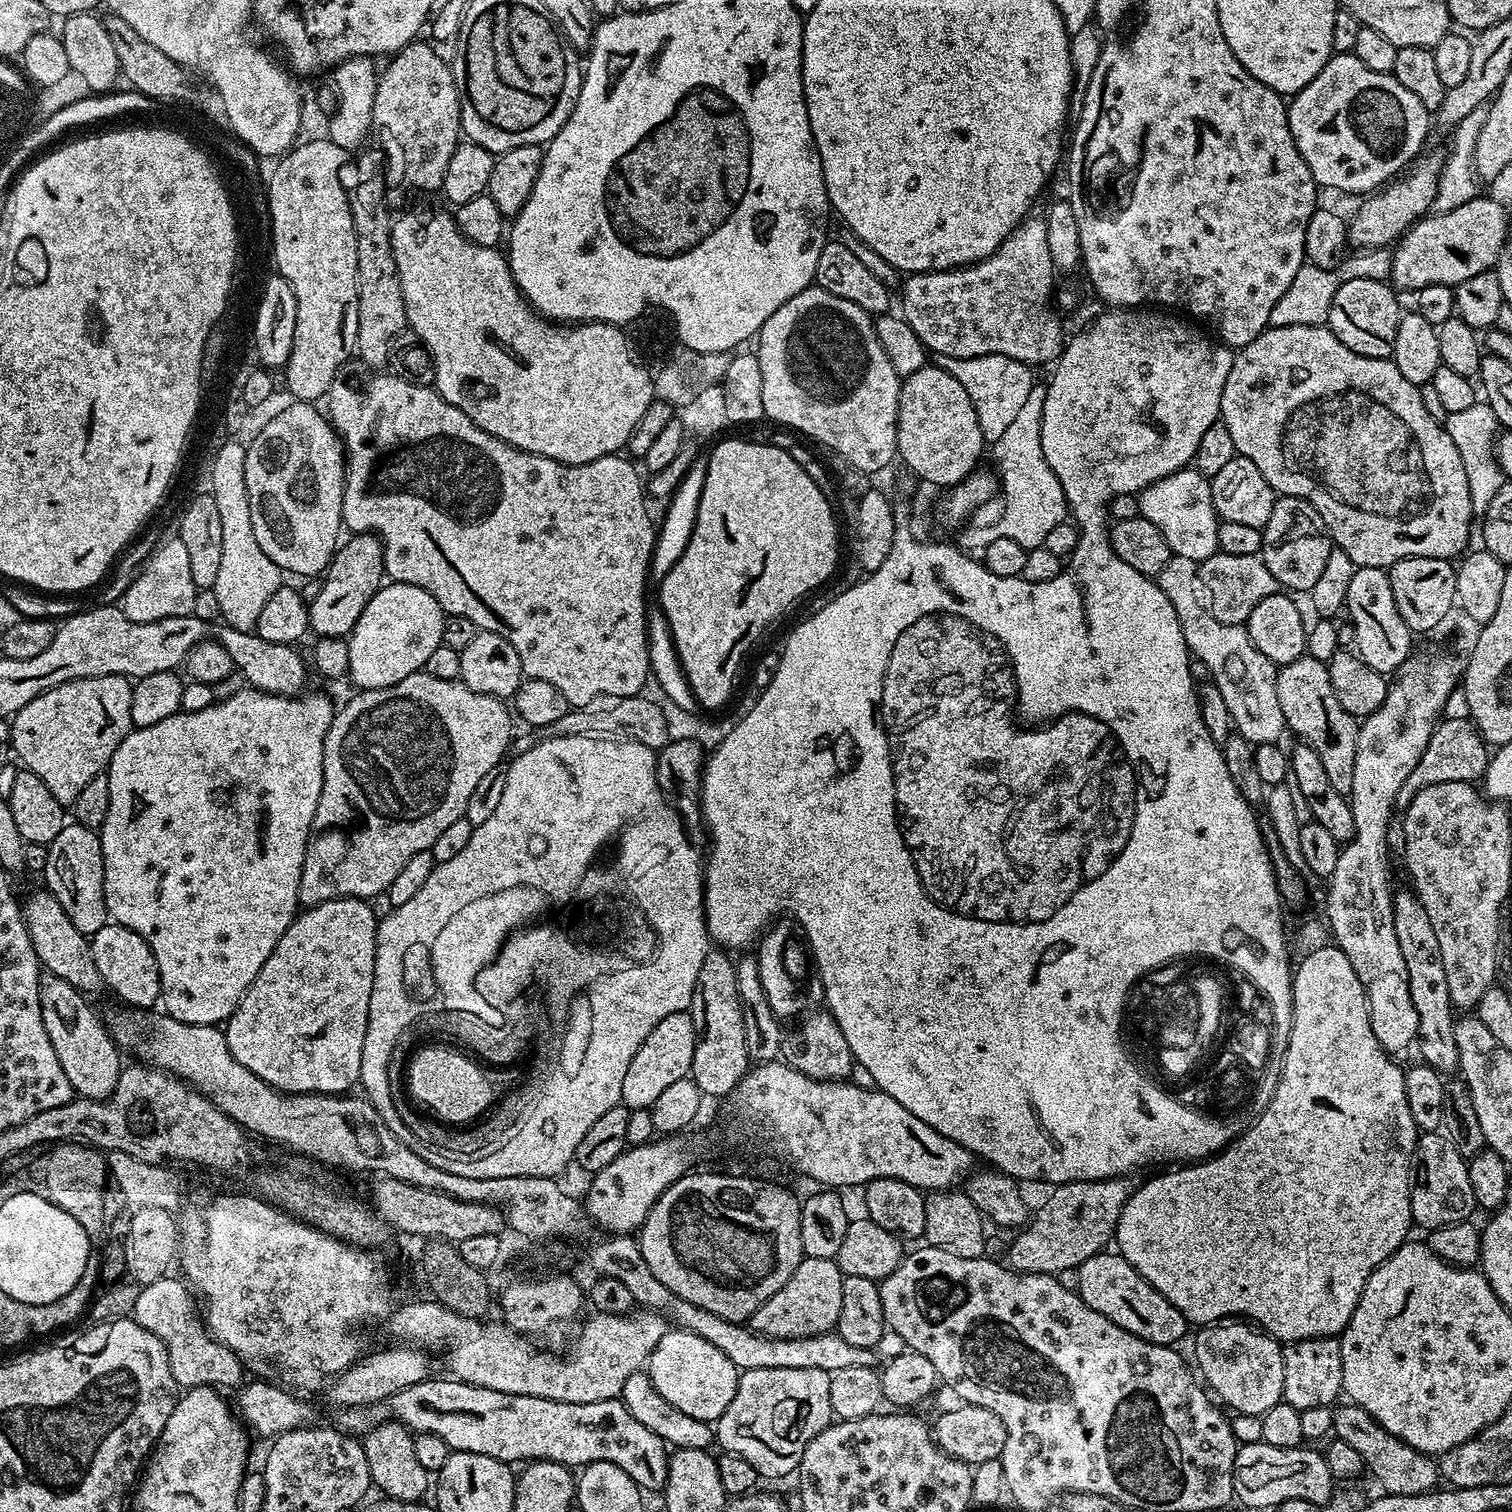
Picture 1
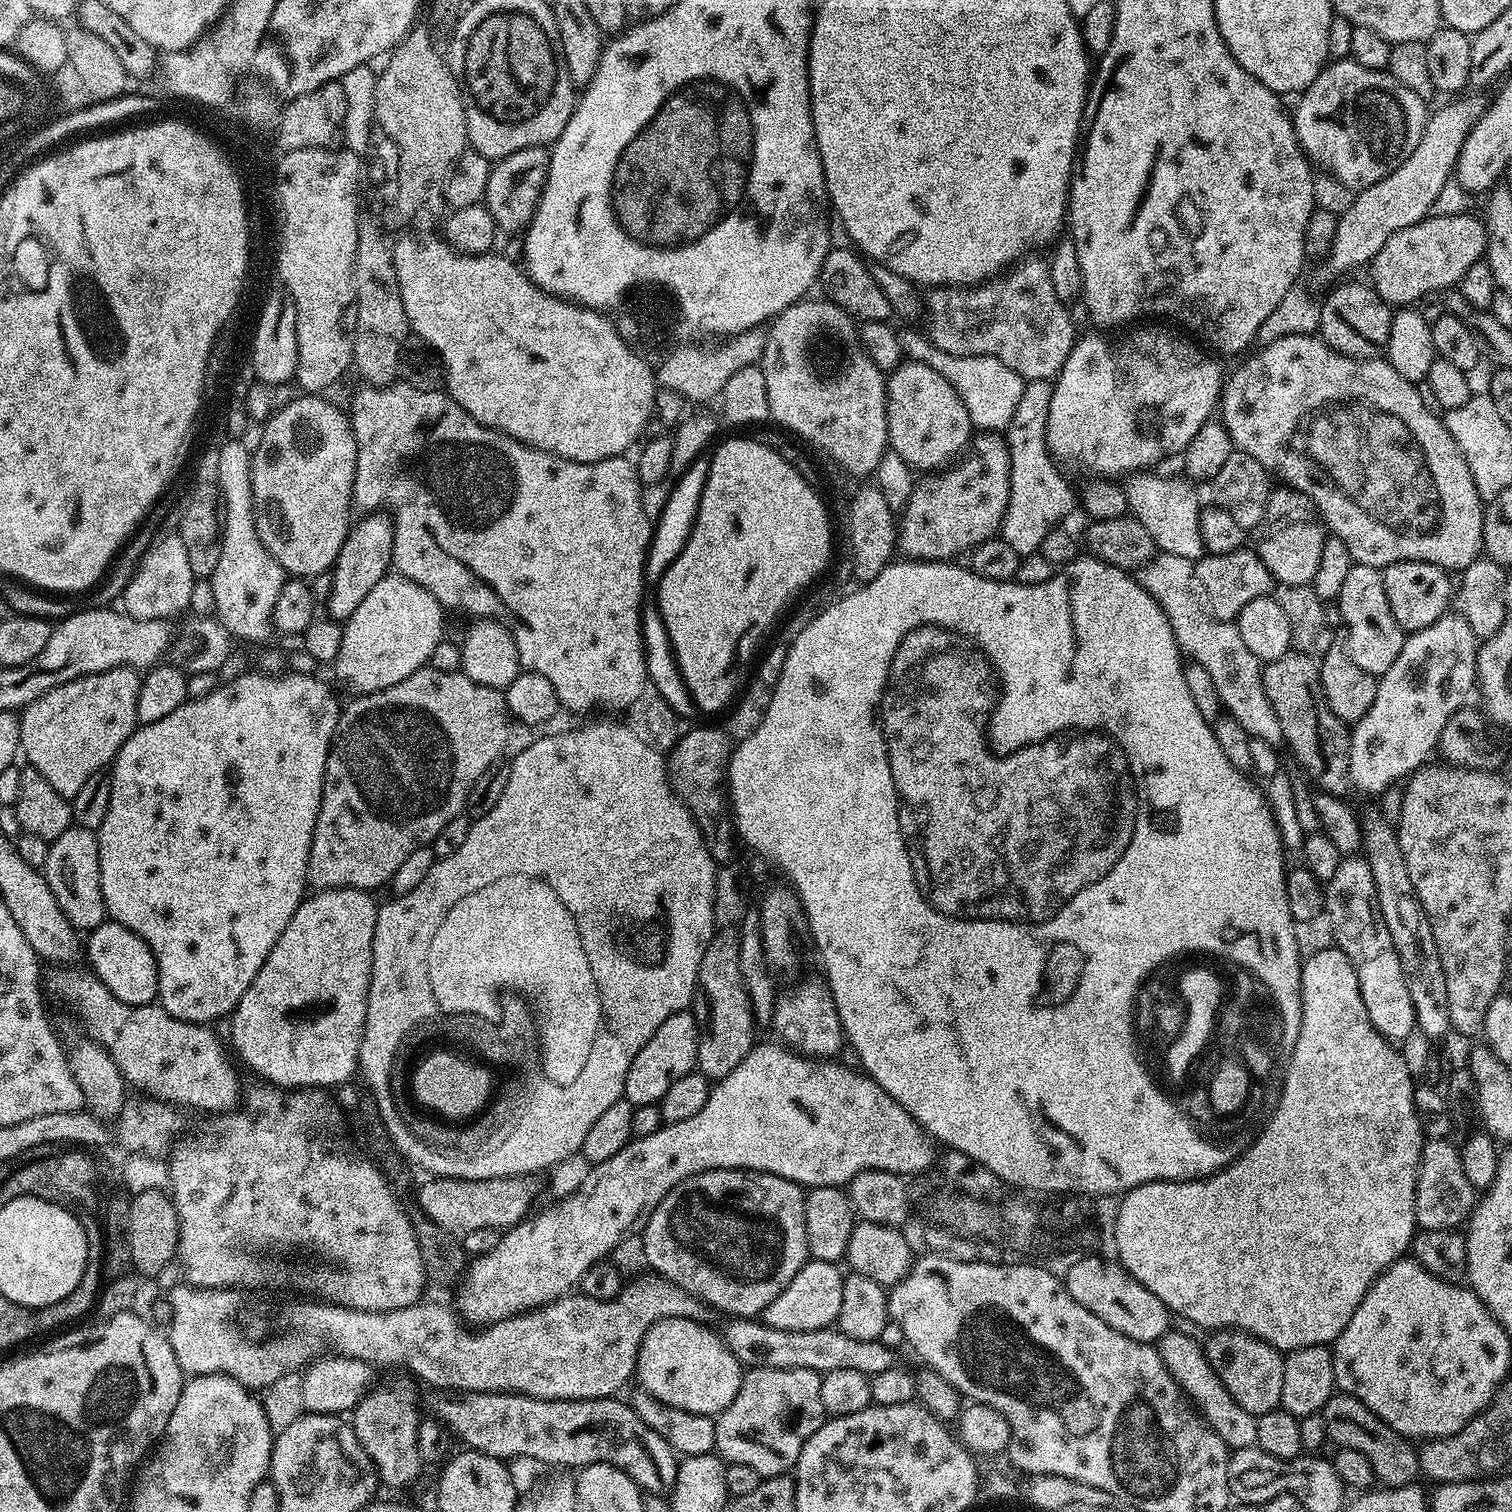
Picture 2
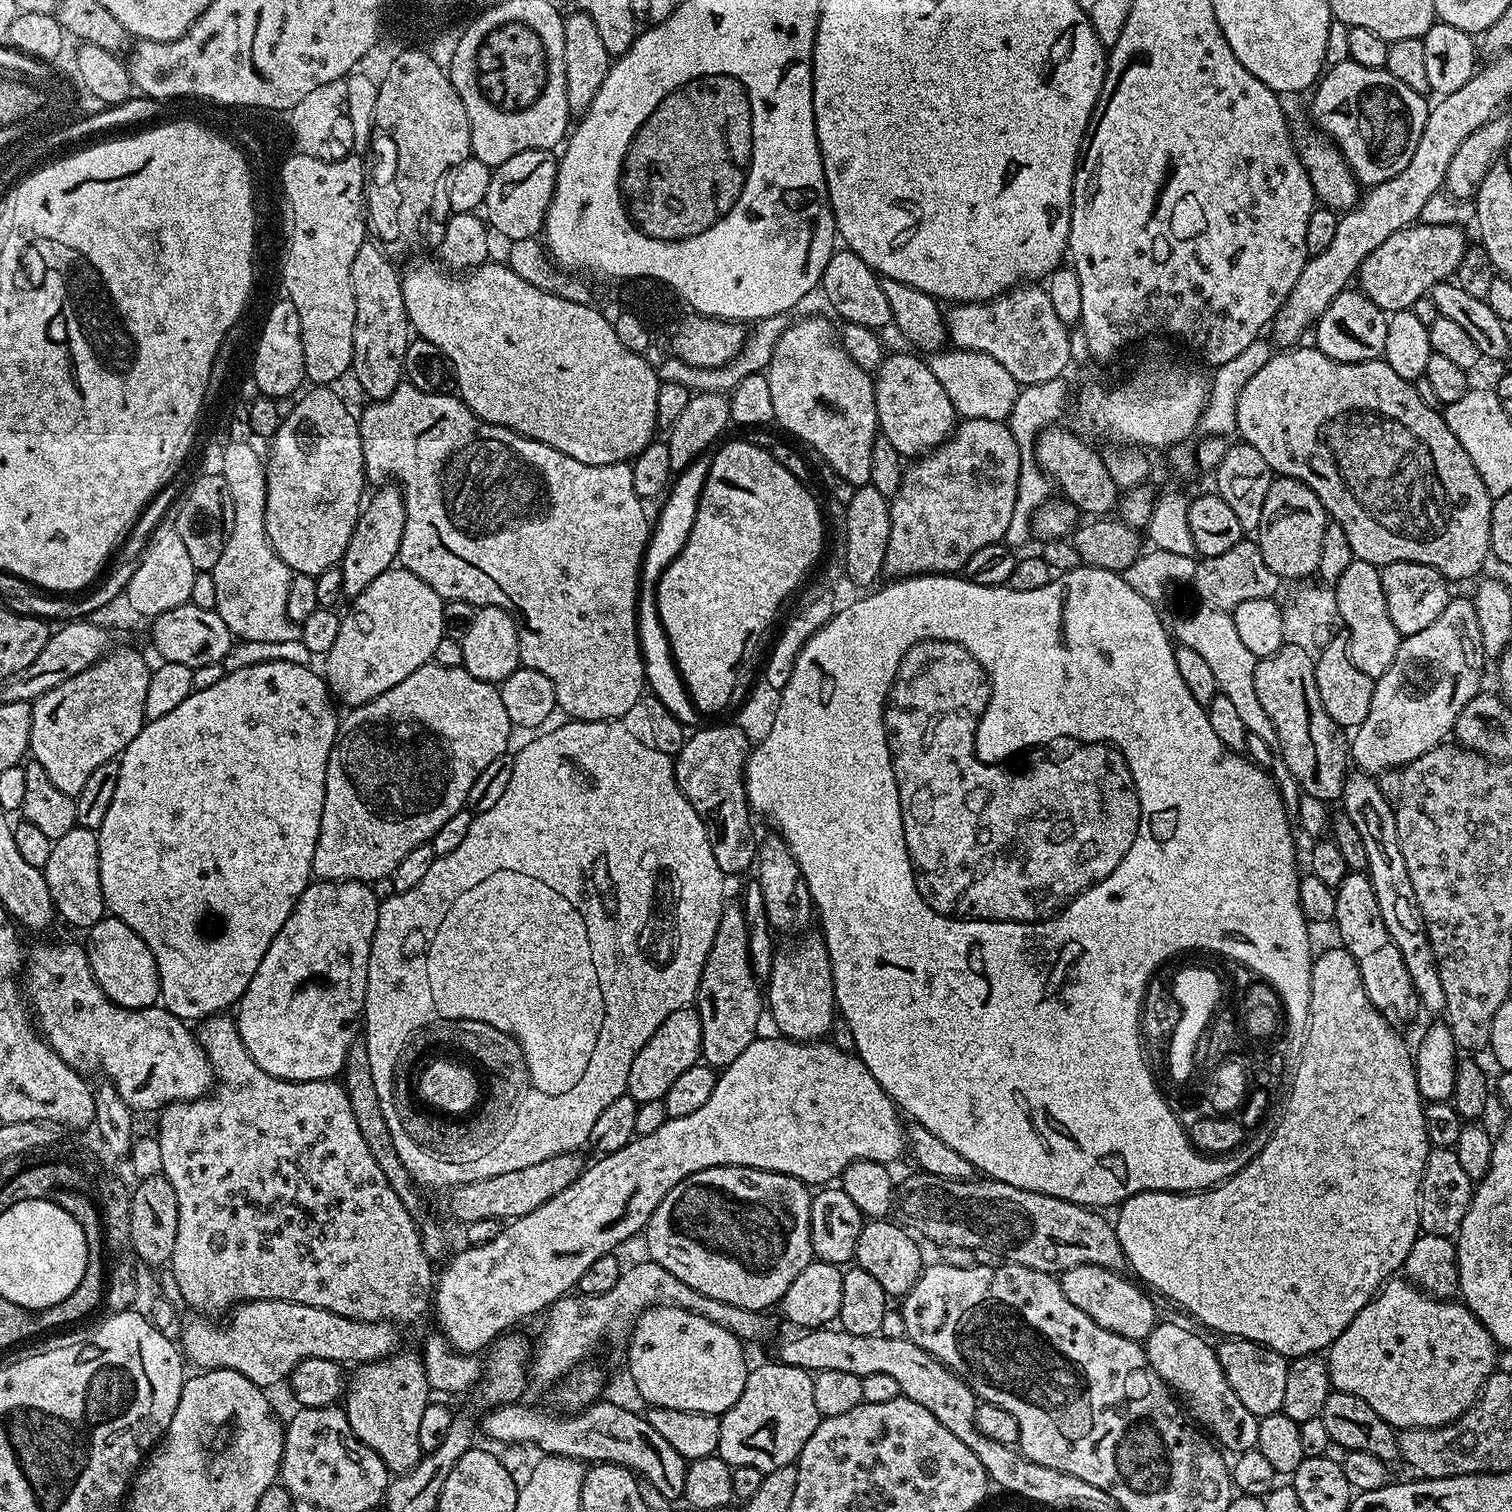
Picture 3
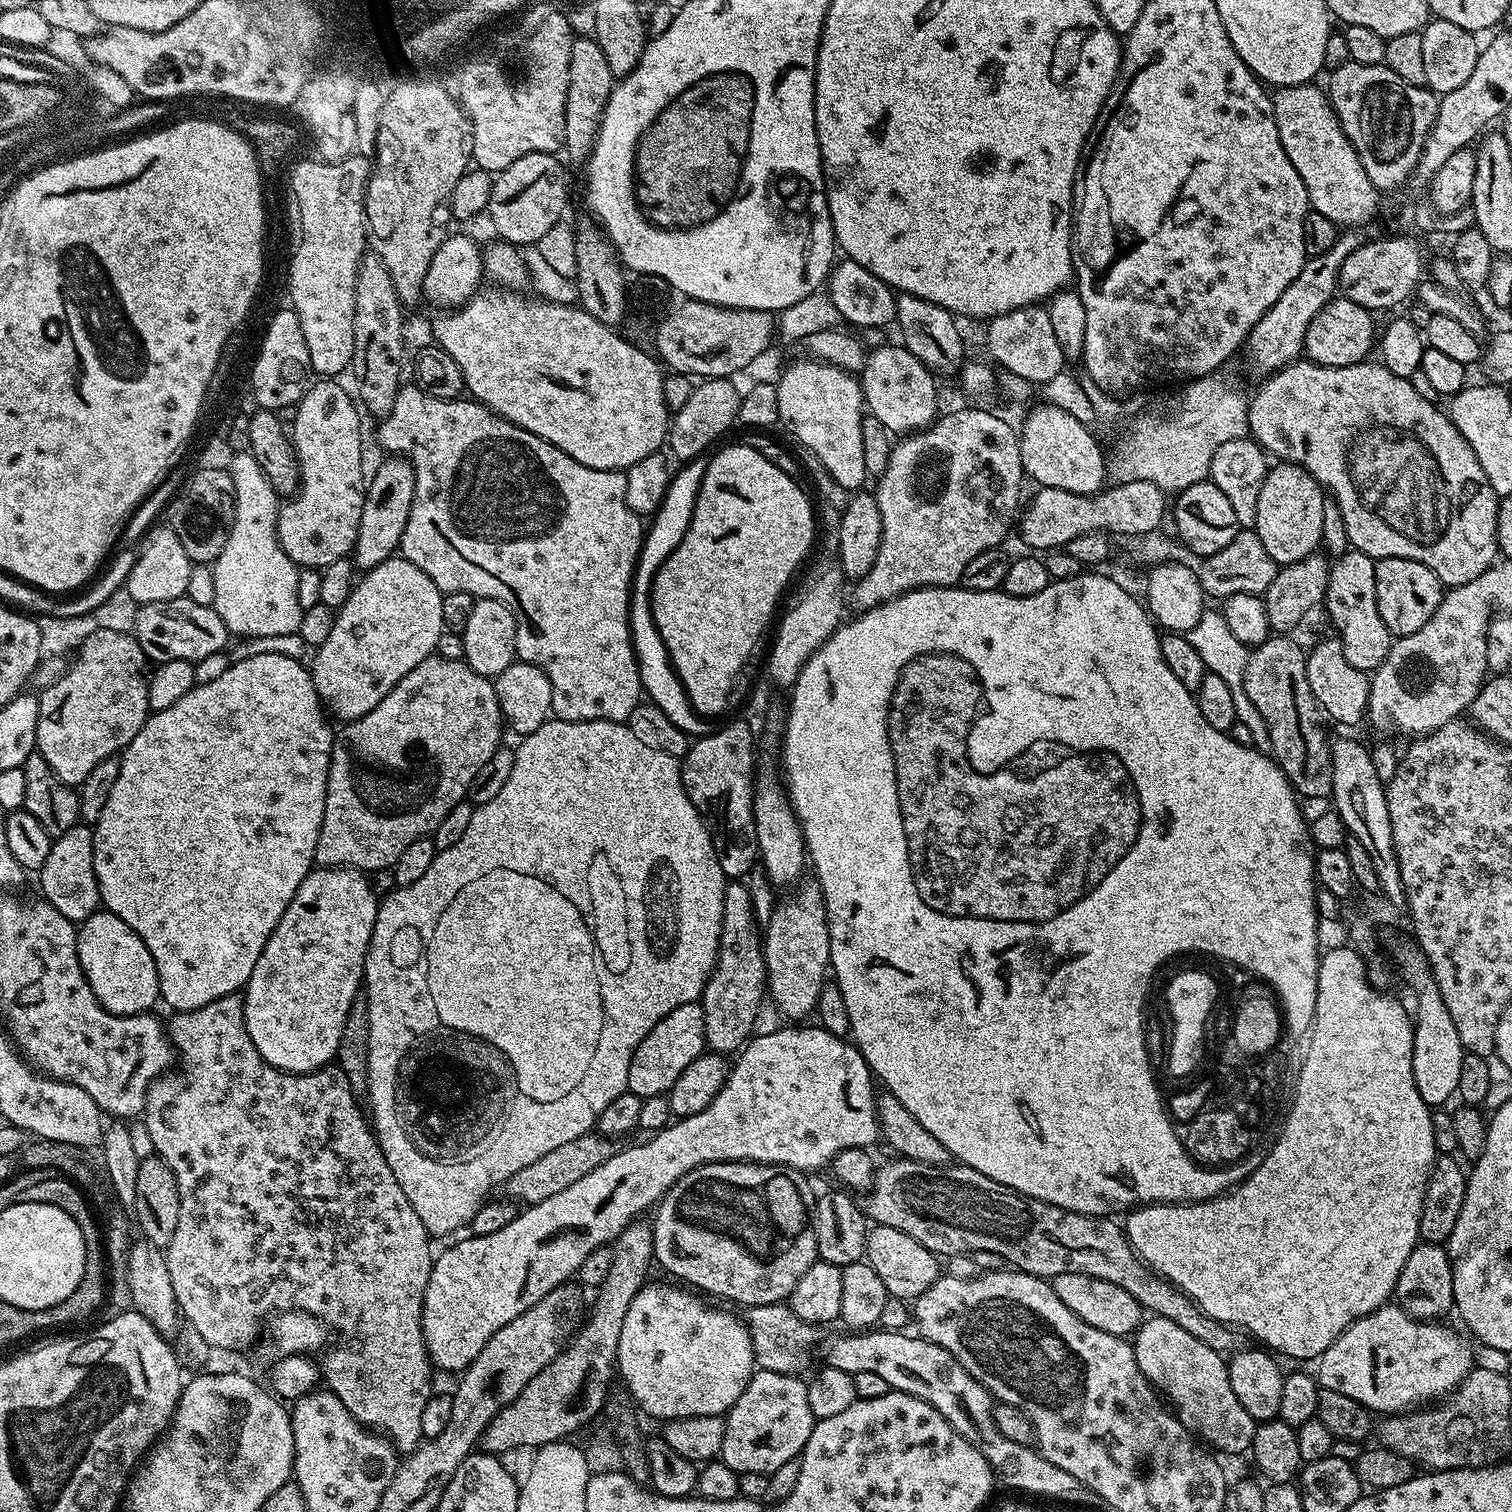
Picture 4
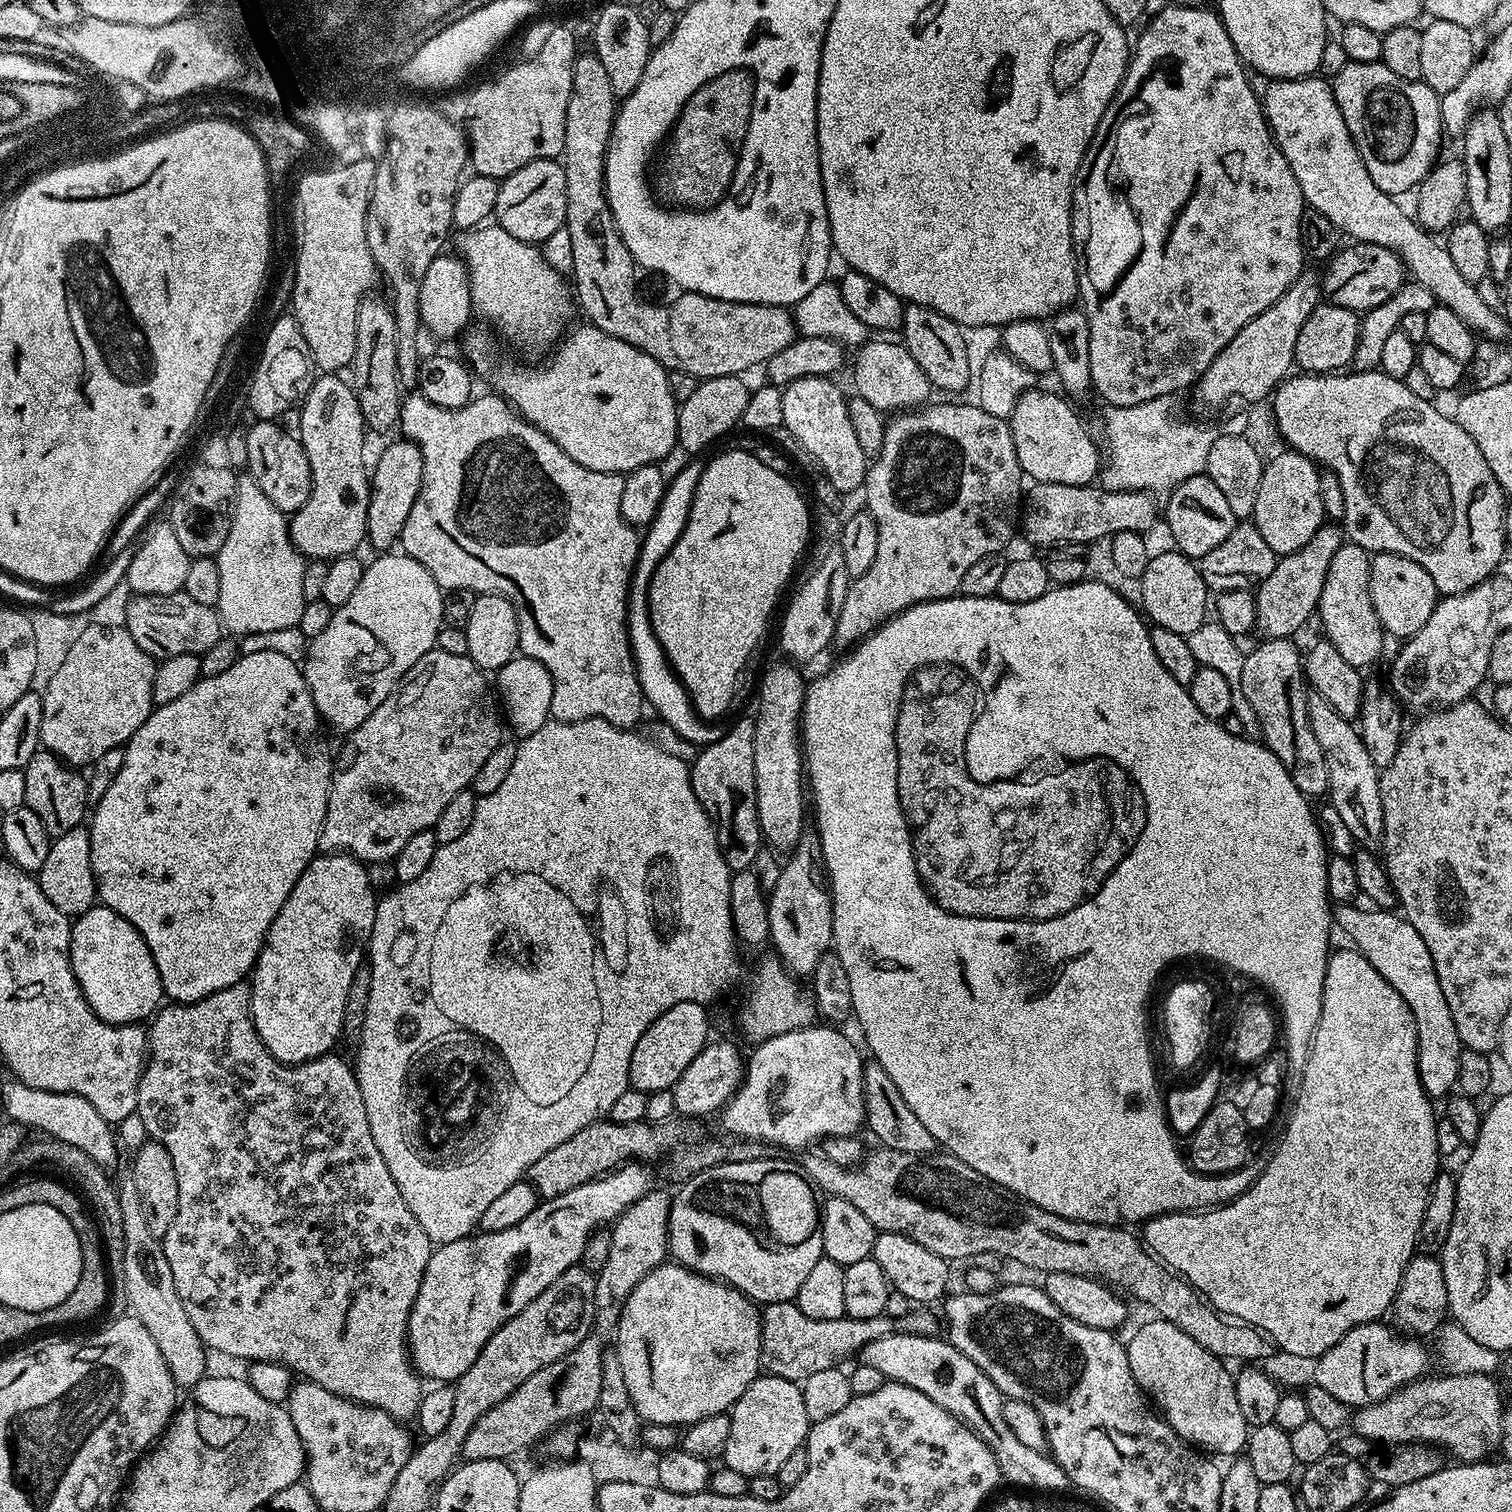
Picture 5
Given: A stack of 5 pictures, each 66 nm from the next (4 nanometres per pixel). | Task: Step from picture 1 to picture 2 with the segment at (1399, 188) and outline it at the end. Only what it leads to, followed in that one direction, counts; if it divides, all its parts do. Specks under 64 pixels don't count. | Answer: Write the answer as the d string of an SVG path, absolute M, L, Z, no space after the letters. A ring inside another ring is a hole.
M1464 94L1453 99L1456 100L1453 104L1444 104L1437 112L1433 111L1424 123L1422 138L1418 138L1418 146L1414 146L1410 158L1406 158L1406 162L1395 168L1389 176L1374 182L1374 186L1361 188L1353 195L1356 197L1352 205L1344 213L1339 213L1334 246L1323 257L1326 275L1344 278L1351 268L1371 265L1375 255L1382 250L1392 234L1414 226L1435 209L1442 190L1453 179L1466 134L1484 113L1486 100L1480 96L1483 95Z

